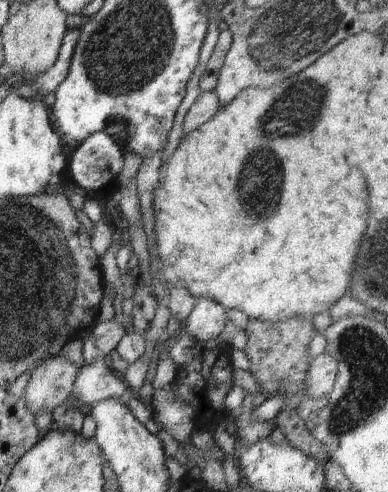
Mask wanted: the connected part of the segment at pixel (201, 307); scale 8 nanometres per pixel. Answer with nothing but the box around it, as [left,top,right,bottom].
[186,297,228,341]

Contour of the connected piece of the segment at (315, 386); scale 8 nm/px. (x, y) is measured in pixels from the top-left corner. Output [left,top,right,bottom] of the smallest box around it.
[305,352,338,397]

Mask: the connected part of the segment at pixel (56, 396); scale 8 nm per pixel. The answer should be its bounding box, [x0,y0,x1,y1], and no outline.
[23,355,80,415]

